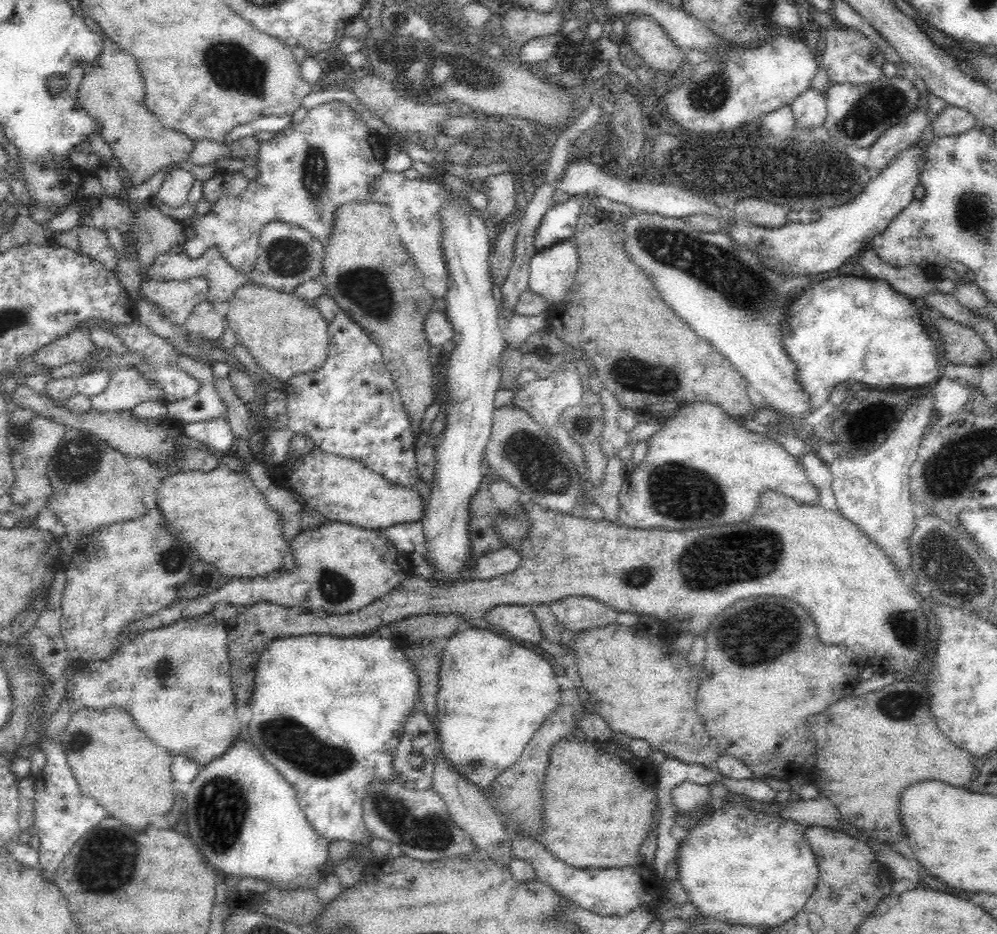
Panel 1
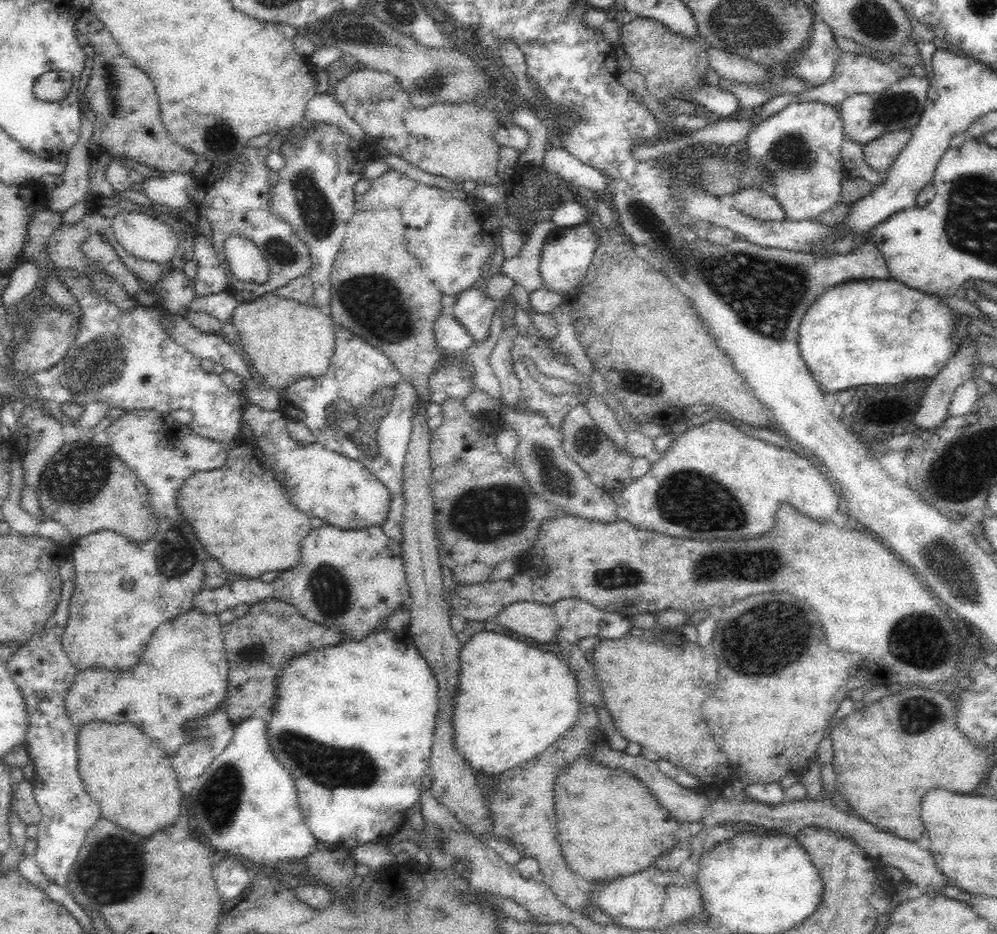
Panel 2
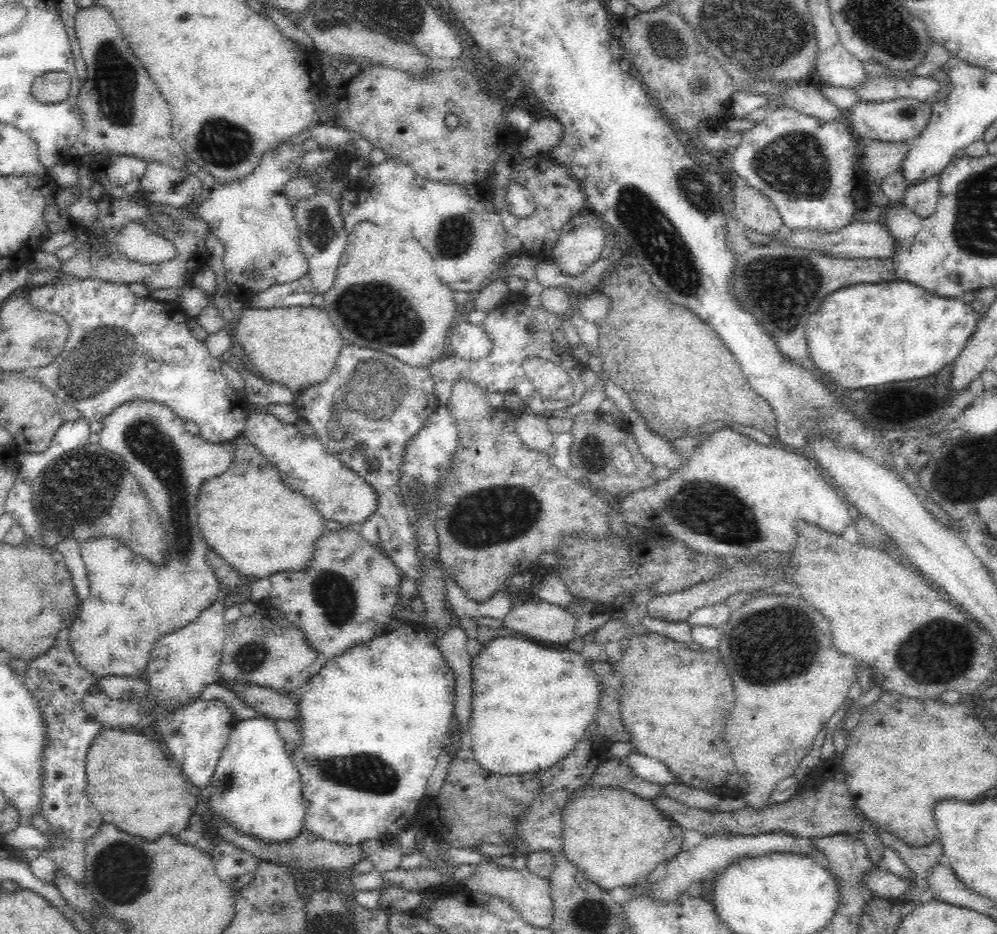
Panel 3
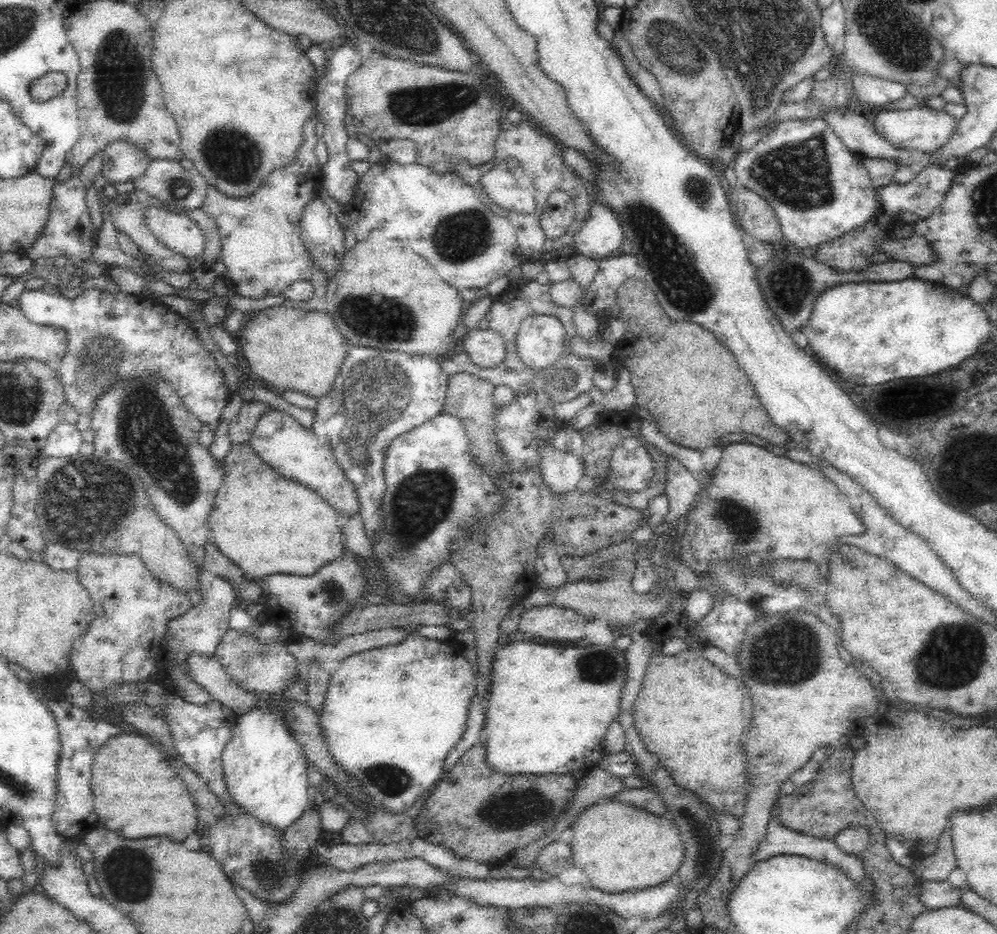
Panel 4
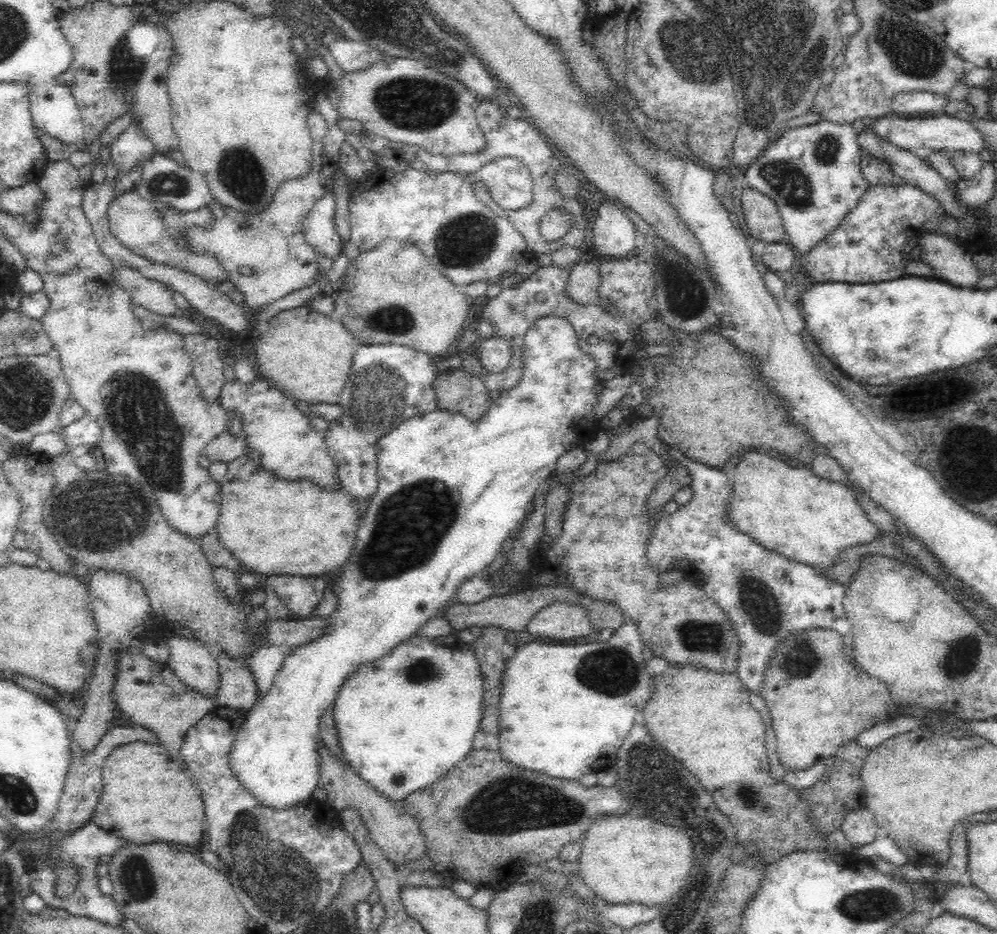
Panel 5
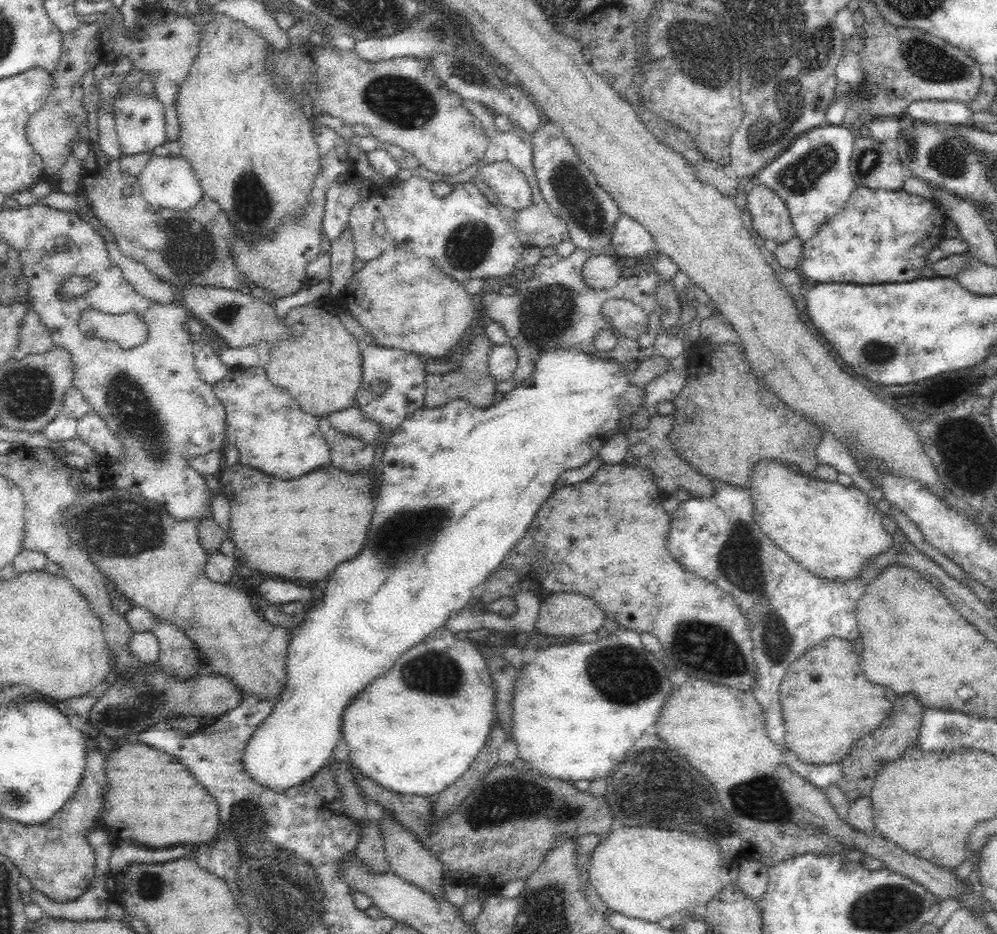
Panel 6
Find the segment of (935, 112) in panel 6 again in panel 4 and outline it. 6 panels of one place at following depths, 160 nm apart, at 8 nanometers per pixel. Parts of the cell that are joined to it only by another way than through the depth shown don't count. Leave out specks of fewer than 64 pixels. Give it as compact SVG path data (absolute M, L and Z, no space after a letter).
M868 75L848 76L847 82L853 83L857 98L869 105L886 106L909 93L904 83L882 80Z

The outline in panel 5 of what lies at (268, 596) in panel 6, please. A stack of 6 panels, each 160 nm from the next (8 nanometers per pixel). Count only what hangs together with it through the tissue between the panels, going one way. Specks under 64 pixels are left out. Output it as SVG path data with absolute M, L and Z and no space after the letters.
M267 575L262 581L274 589L280 600L291 610L290 618L296 620L310 618L310 612L320 604L326 590L326 582L320 577Z

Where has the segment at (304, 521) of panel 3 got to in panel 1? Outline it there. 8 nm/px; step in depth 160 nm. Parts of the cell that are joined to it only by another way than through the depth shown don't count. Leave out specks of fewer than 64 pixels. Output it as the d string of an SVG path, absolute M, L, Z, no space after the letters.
M222 461L219 462L218 466L214 470L206 471L180 471L179 473L171 474L168 476L162 486L156 491L156 504L157 507L162 511L165 526L169 528L169 532L173 532L175 536L188 542L190 548L194 552L200 555L200 561L206 562L215 566L220 574L229 576L230 578L256 578L262 575L274 571L280 571L283 565L283 558L291 552L291 540L284 535L283 531L283 520L281 519L280 513L272 509L266 501L266 497L262 492L254 485L252 477L246 472L239 472L239 470L230 469L230 466Z

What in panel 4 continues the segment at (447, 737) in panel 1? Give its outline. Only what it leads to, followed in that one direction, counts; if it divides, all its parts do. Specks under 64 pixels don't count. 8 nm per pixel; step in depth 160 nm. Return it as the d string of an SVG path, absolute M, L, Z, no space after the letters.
M527 637L524 641L510 641L507 645L503 644L500 651L495 652L495 659L490 675L491 683L489 686L489 696L487 699L487 743L486 758L487 764L503 774L566 774L576 775L583 771L598 766L599 758L604 754L604 744L608 726L612 720L618 720L622 689L627 679L627 660L626 651L620 650L614 645L595 645L592 643L587 646L560 647L534 643Z

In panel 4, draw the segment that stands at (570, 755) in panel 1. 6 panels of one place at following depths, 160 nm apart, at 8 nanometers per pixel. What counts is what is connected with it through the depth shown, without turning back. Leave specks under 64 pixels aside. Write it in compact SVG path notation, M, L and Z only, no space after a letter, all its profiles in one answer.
M606 800L590 805L576 818L572 830L574 838L570 847L572 847L574 867L584 873L595 889L610 894L622 894L630 890L636 892L662 886L663 882L675 878L685 856L680 830L670 820L622 802Z

